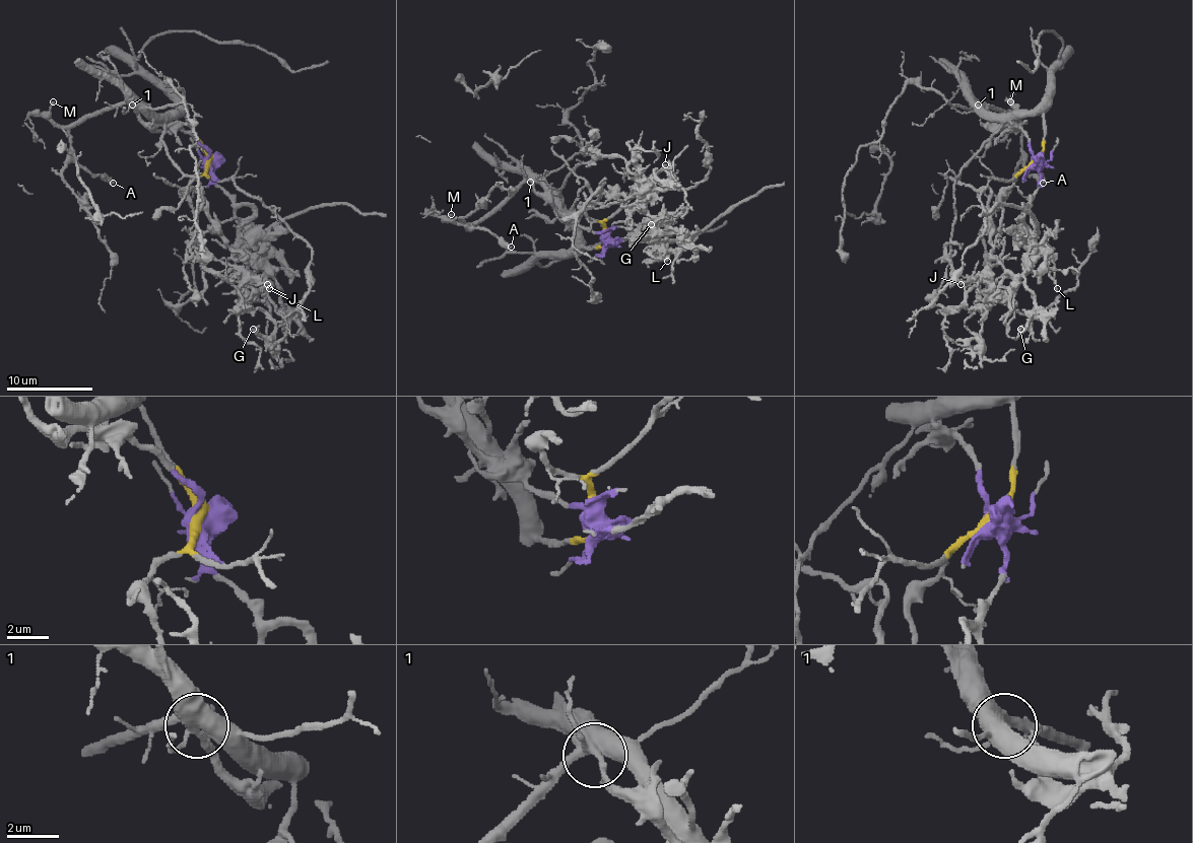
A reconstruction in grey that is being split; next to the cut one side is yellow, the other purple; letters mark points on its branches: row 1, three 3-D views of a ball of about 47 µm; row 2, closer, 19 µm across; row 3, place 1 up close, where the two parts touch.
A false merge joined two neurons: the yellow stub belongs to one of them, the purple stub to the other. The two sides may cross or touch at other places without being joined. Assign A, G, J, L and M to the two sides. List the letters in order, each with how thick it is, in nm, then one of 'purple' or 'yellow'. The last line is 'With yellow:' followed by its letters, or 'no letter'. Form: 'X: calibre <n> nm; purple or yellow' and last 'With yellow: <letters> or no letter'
A: calibre 420 nm; yellow
G: calibre 240 nm; purple
J: calibre 180 nm; purple
L: calibre 120 nm; purple
M: calibre 120 nm; yellow
With yellow: A, M

